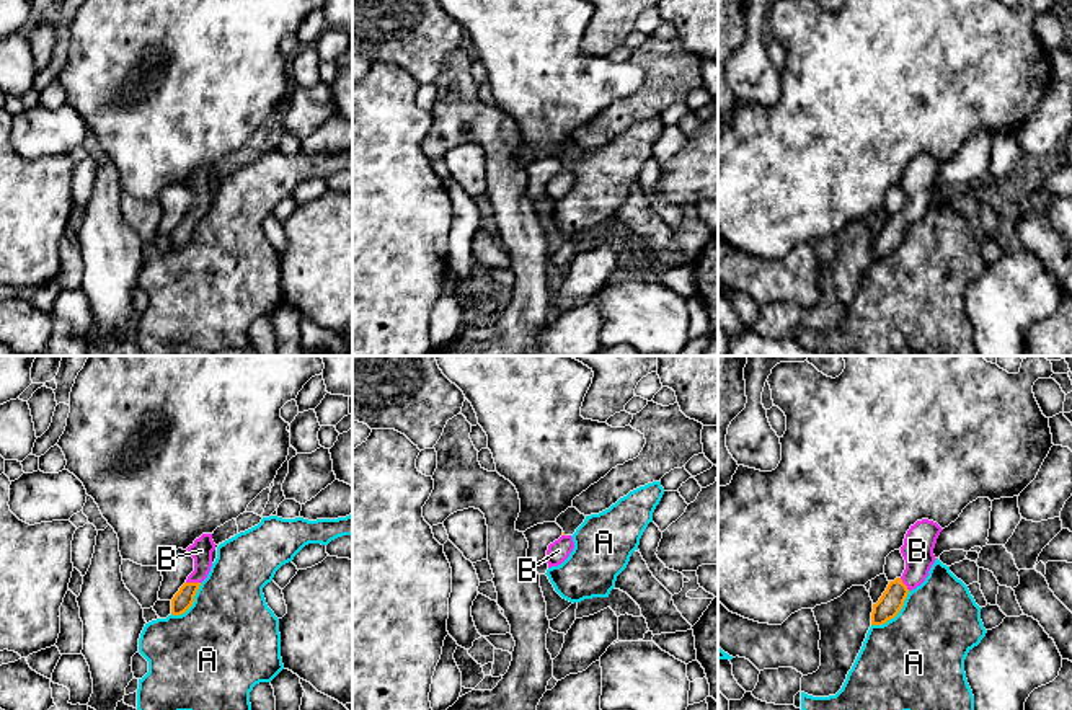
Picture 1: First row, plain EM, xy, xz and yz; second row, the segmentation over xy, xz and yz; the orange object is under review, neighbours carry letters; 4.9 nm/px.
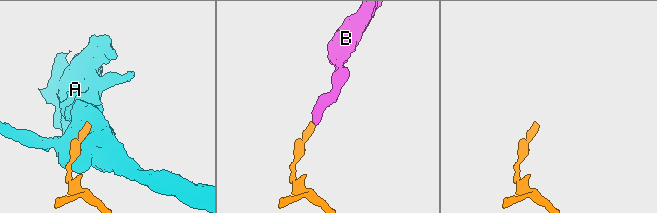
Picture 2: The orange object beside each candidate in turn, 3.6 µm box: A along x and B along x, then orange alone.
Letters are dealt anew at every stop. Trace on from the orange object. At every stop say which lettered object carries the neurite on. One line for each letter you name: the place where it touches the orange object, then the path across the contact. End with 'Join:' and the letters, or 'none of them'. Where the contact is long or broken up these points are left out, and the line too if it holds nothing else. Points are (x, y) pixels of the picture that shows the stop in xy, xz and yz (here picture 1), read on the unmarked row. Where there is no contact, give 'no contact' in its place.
B: meets orange in xy at (193, 217); runs through xy (183, 234), (193, 217), (201, 206), (201, 185)
Join: B

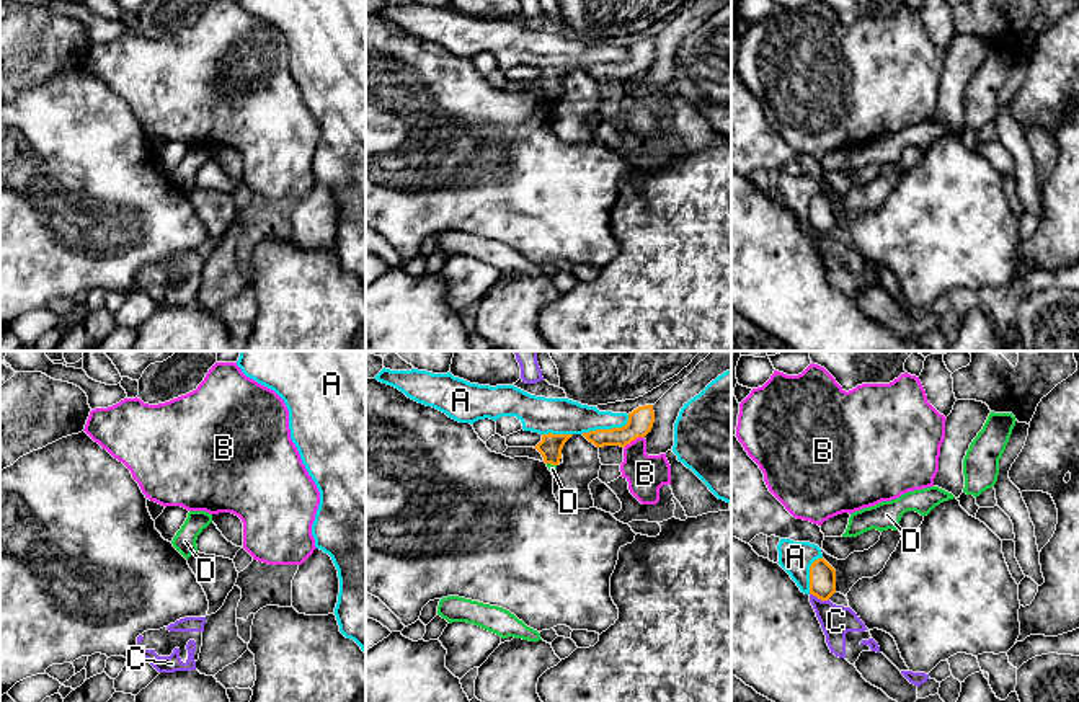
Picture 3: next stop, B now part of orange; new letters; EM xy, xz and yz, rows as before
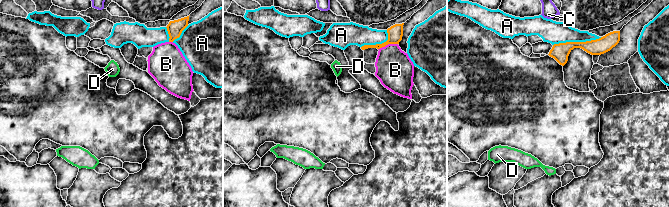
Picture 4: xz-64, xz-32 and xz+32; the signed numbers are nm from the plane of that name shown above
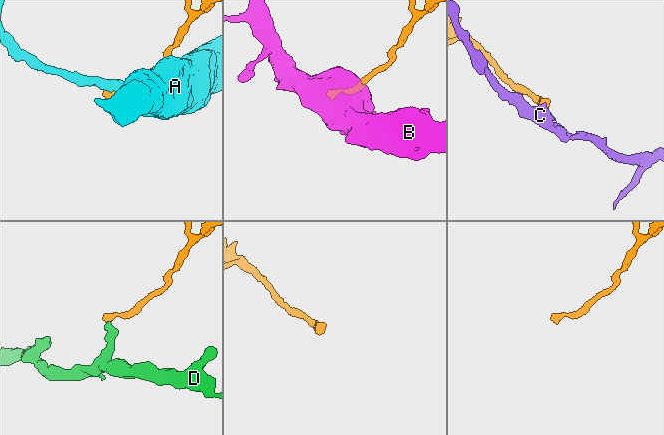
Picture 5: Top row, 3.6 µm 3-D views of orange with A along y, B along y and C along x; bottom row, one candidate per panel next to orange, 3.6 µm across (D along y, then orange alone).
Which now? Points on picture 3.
Join: none of them

